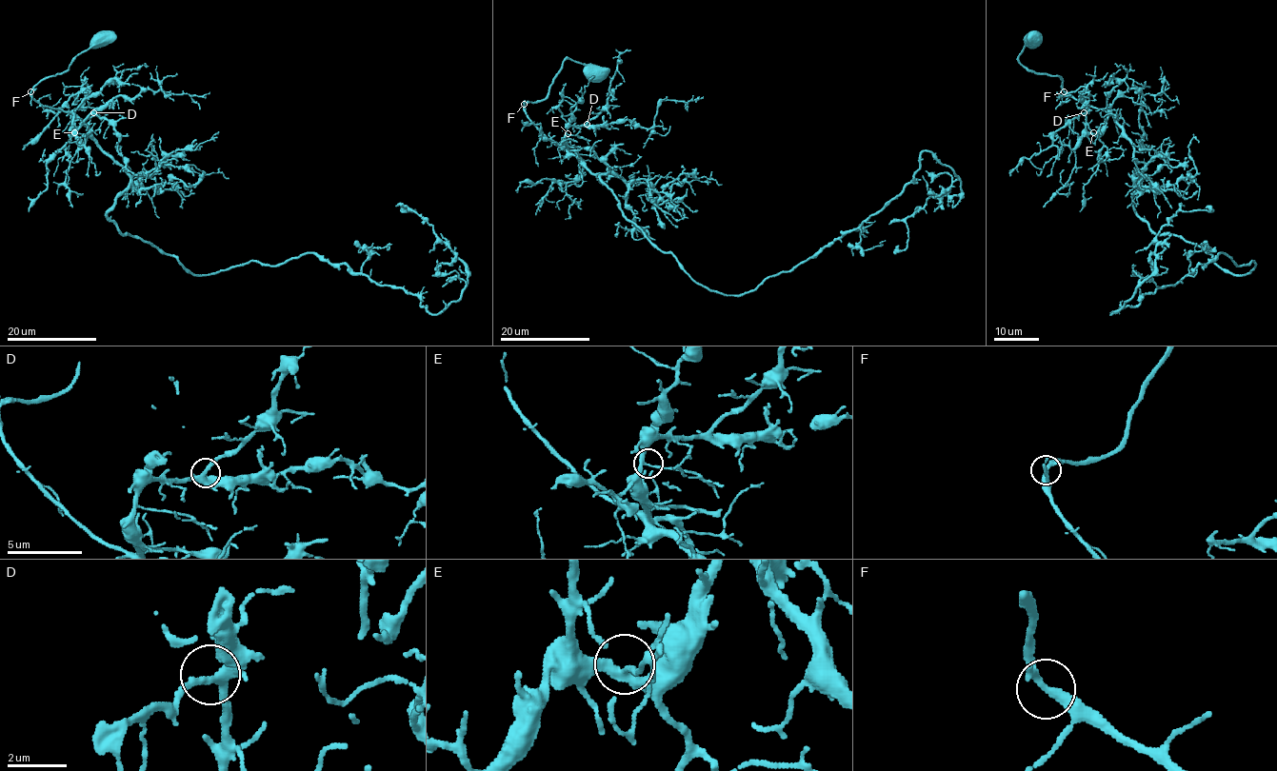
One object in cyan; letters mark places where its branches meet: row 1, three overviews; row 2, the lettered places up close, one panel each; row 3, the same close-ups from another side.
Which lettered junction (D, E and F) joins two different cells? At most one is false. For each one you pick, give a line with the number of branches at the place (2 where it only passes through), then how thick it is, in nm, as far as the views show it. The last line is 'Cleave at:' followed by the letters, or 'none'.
Cleave at: none

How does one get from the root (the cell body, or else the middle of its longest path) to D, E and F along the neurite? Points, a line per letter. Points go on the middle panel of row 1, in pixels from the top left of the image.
D: (596, 75), (567, 58), (548, 94), (525, 105), (528, 118), (564, 148), (565, 131), (587, 124)
E: (596, 75), (567, 58), (548, 94), (526, 102), (528, 118), (555, 144), (567, 148), (568, 133)
F: (596, 75), (592, 79), (583, 64), (567, 58), (548, 94), (542, 100), (524, 105)

